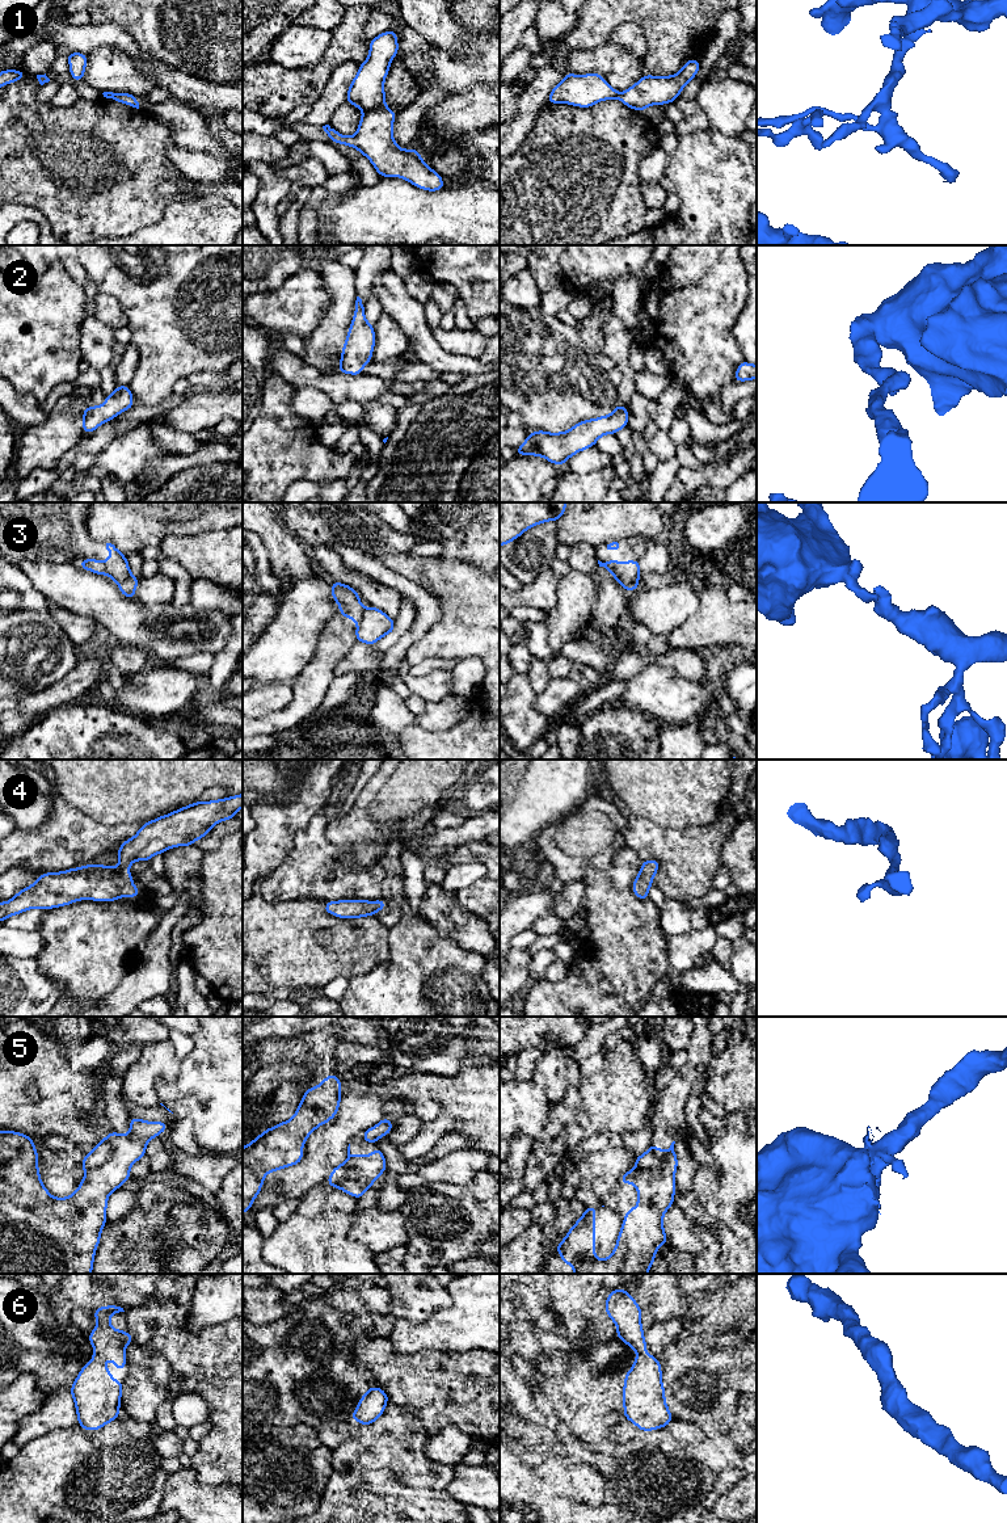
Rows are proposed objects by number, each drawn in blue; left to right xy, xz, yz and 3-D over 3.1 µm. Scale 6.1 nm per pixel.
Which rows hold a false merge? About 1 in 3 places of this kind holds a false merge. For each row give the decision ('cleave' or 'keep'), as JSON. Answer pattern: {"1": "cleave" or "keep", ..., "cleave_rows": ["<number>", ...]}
{"1": "cleave", "2": "keep", "3": "cleave", "4": "keep", "5": "keep", "6": "keep", "cleave_rows": ["1", "3"]}

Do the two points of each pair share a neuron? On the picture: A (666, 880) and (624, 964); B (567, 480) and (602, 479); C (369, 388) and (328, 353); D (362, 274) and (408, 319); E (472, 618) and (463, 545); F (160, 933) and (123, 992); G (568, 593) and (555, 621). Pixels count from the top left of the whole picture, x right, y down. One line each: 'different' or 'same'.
A: different
B: same
C: different
D: different
E: different
F: same
G: same

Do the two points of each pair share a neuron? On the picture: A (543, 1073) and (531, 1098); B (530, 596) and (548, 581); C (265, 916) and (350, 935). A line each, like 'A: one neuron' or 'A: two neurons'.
A: two neurons
B: one neuron
C: one neuron

